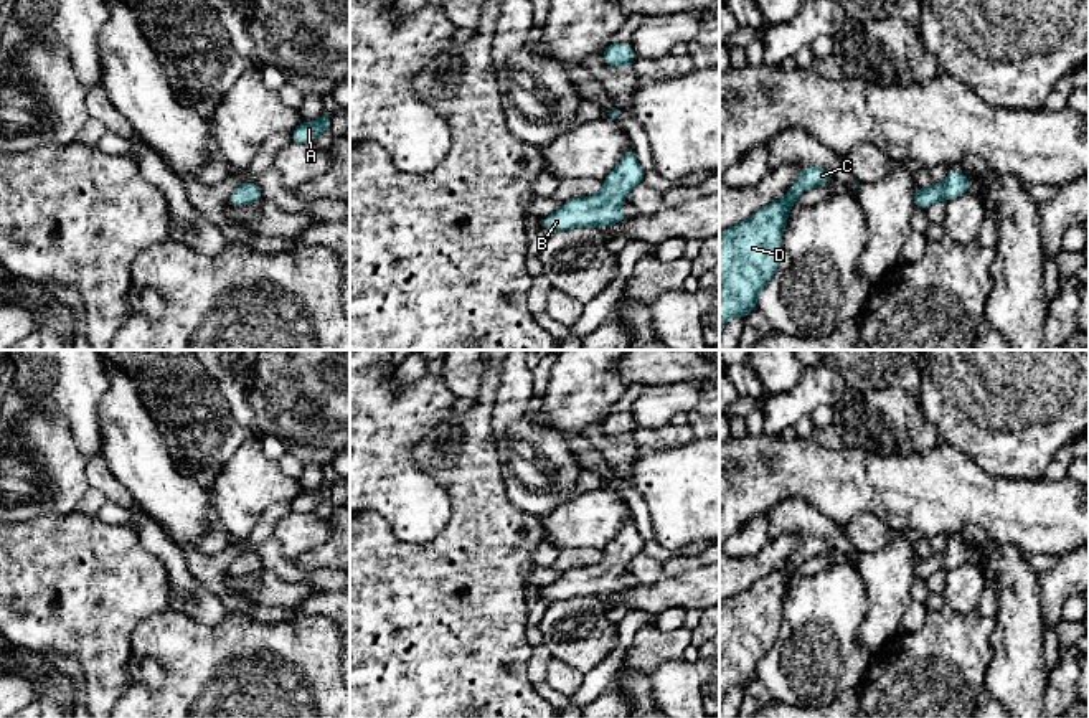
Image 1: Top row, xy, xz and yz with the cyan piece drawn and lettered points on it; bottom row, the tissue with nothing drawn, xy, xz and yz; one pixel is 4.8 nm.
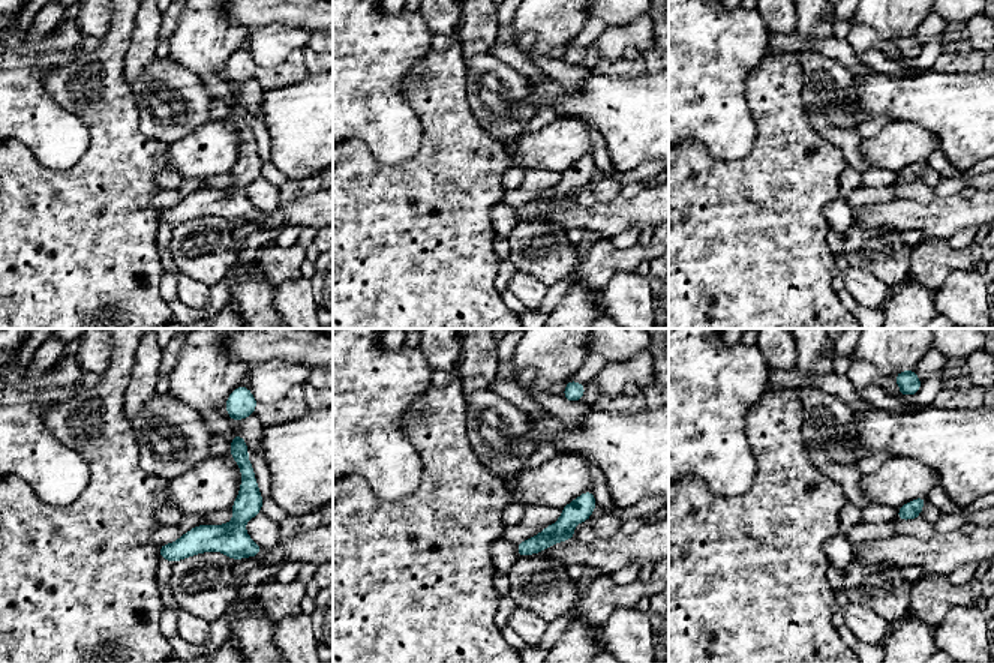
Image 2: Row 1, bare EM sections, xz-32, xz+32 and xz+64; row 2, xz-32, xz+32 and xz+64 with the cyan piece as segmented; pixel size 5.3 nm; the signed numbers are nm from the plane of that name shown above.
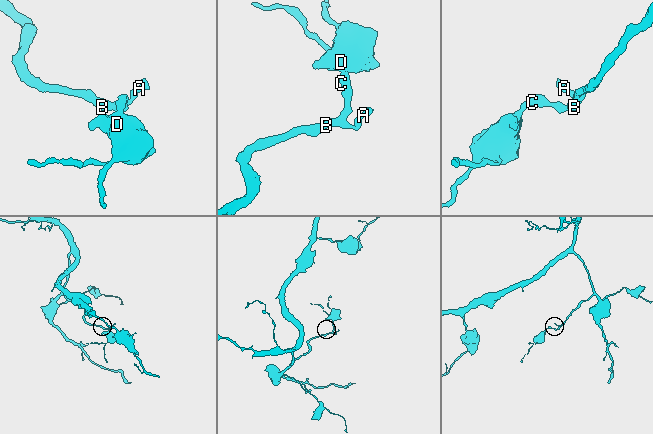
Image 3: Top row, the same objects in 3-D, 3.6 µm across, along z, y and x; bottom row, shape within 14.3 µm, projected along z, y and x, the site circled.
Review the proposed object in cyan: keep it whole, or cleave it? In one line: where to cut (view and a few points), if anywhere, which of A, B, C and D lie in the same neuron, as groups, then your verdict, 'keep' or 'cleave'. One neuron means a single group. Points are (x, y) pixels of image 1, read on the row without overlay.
no cut | A B C D | keep

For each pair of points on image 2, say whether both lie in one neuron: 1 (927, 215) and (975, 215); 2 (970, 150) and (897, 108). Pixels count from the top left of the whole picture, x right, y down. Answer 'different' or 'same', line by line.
1: same
2: same

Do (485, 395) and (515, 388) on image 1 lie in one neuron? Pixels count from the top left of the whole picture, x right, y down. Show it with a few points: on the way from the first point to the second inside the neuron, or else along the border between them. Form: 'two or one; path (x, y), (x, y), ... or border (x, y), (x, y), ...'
two; border (500, 367), (492, 431)

